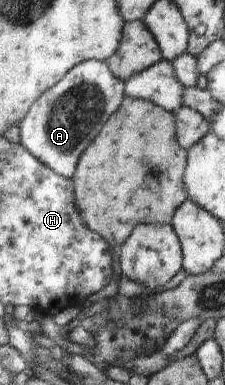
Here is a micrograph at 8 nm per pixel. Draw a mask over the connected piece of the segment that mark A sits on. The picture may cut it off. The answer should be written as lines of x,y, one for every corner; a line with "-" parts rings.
89,59
83,64
76,64
55,84
55,88
51,88
51,92
47,92
47,96
42,96
43,100
39,100
39,104
33,104
25,118
18,124
20,143
59,176
71,179
81,152
101,132
101,128
109,120
109,116
124,102
125,96
125,82
111,72
106,61

